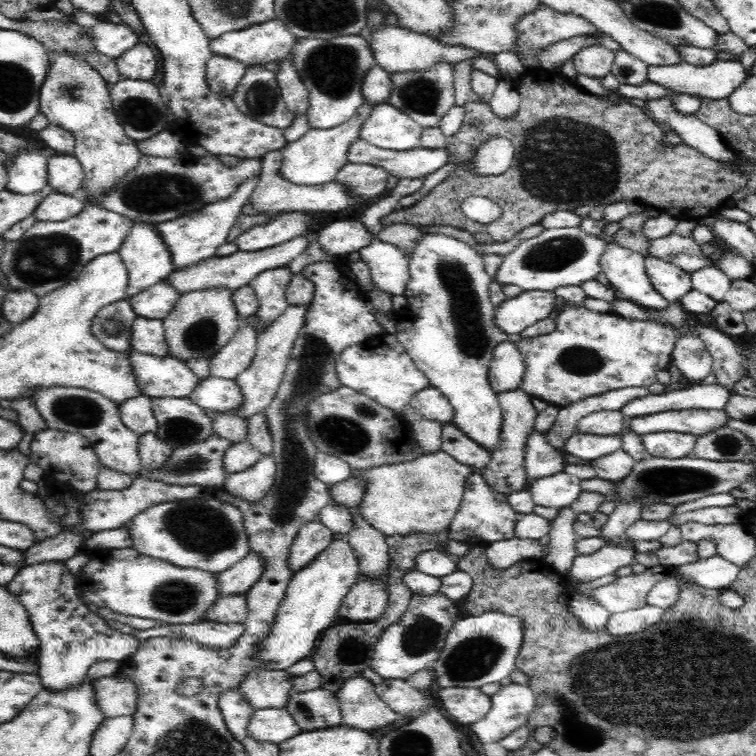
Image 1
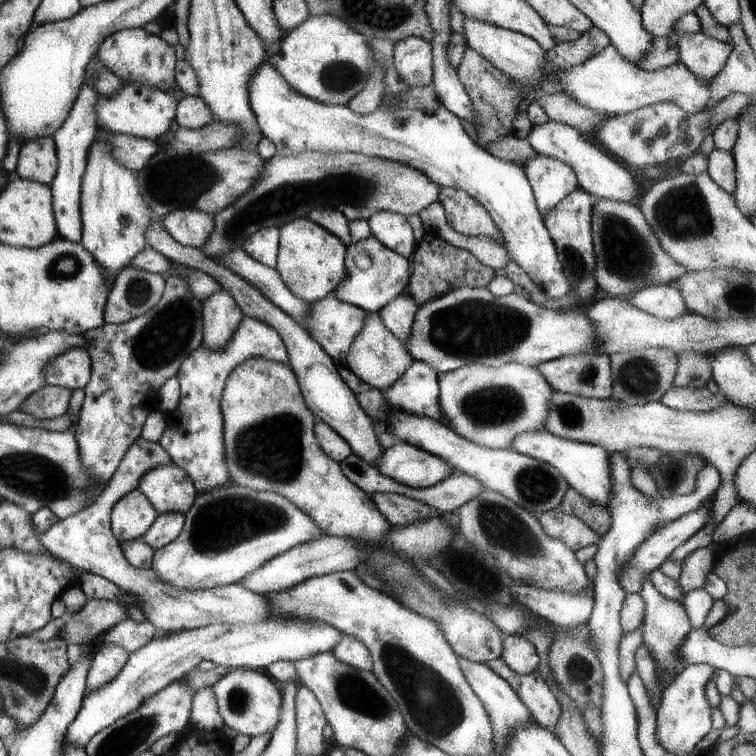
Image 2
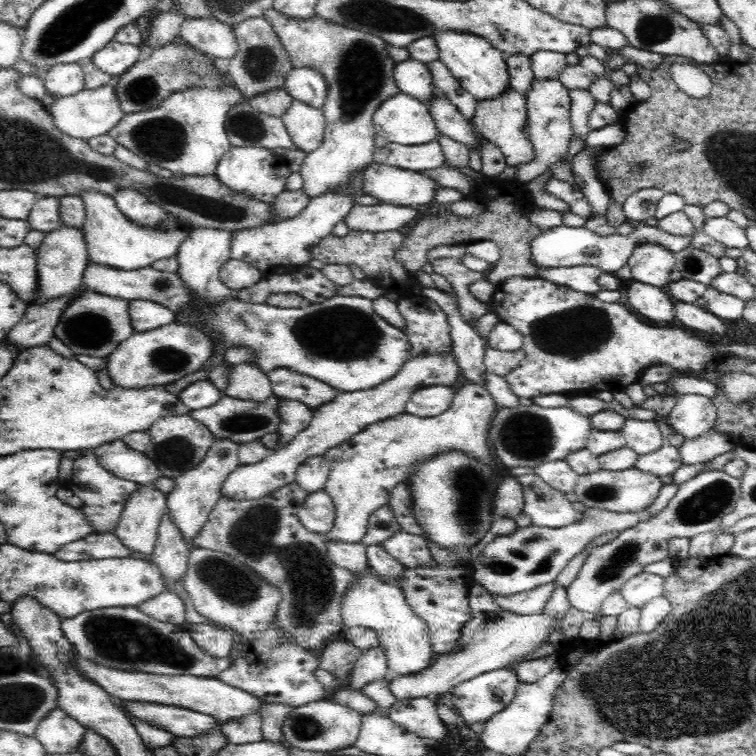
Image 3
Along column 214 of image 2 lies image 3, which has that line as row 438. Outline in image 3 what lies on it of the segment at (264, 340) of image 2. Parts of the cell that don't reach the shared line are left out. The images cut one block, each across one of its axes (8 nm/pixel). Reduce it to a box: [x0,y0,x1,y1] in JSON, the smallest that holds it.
[323,380,497,542]

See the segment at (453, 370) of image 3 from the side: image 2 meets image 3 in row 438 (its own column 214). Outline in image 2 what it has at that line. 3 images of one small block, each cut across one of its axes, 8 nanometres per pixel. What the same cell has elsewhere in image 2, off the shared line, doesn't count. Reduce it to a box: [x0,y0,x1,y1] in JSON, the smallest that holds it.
[200,285,243,351]

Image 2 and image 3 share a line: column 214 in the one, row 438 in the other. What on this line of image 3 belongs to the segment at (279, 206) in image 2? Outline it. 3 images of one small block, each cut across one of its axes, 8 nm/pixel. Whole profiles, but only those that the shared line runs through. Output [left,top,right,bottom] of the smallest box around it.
[188,395,280,444]

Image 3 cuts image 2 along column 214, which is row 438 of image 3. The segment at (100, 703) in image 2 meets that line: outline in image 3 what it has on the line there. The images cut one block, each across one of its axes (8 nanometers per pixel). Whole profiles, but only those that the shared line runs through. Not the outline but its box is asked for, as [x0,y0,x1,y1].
[622,416,663,456]

